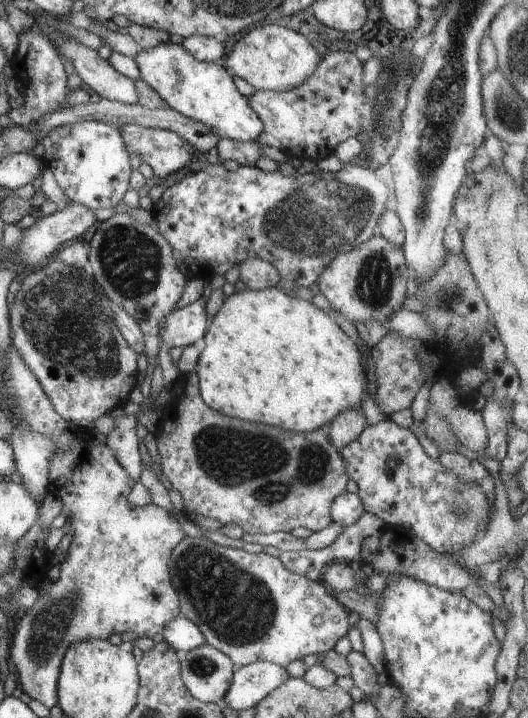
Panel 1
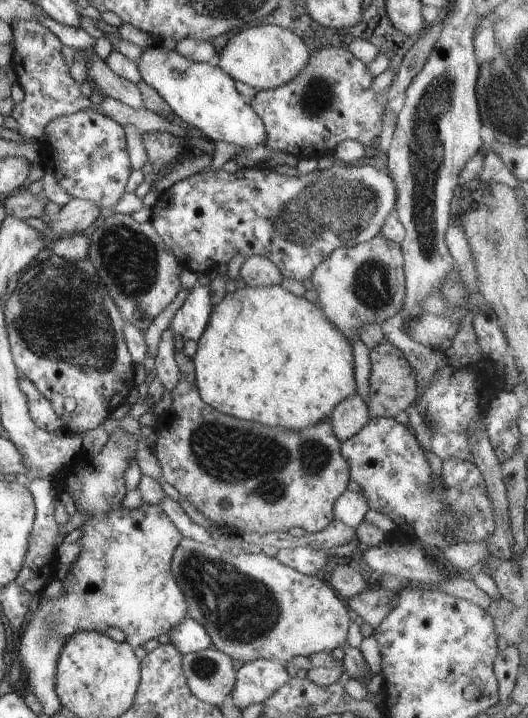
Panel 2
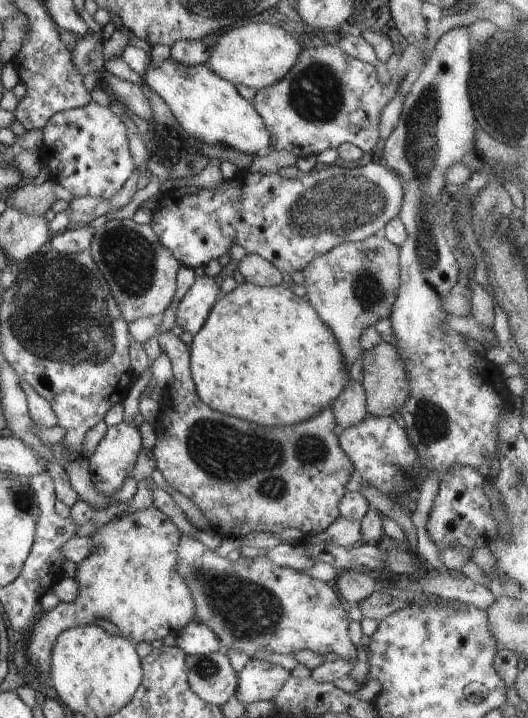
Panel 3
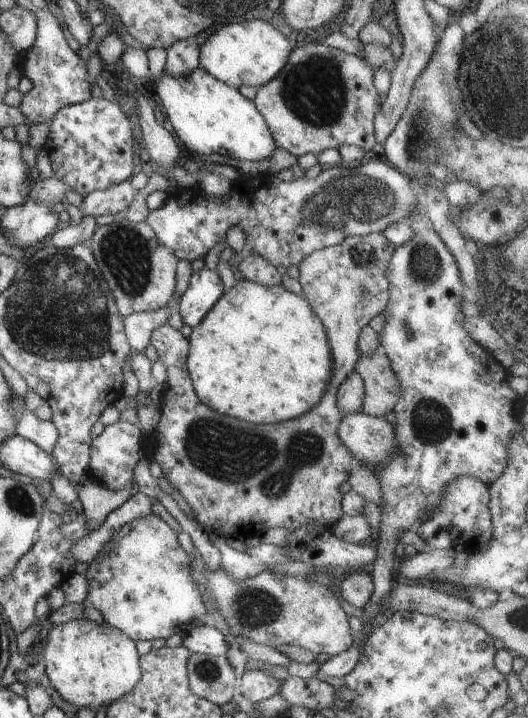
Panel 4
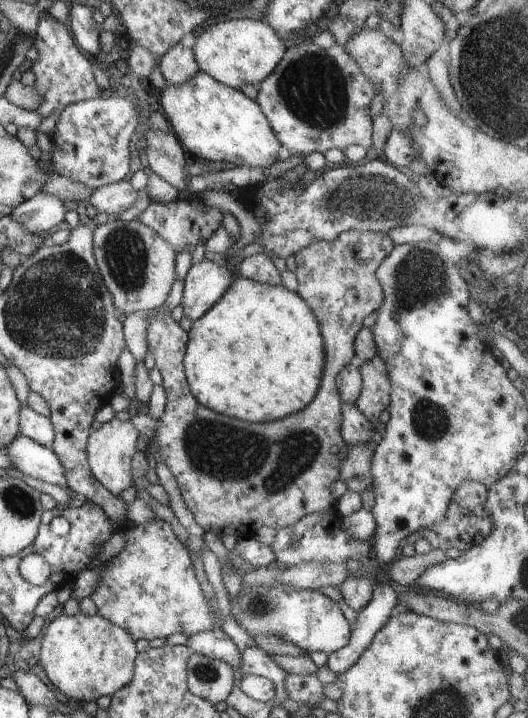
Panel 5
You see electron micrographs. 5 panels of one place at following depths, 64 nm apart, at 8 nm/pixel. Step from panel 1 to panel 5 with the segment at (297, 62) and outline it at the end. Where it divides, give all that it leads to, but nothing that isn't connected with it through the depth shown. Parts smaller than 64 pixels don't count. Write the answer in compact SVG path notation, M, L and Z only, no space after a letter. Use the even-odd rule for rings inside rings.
M226 18L206 26L196 36L194 56L200 71L226 86L241 90L243 86L266 80L286 54L286 49L282 37L269 24L254 19Z

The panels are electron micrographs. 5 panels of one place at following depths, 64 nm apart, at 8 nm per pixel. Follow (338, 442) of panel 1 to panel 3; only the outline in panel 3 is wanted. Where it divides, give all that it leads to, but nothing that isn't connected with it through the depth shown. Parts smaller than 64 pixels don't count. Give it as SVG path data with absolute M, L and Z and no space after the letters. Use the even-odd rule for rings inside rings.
M350 379L342 394L336 398L332 407L338 432L344 432L344 428L350 428L367 417L367 402L365 388L360 382Z

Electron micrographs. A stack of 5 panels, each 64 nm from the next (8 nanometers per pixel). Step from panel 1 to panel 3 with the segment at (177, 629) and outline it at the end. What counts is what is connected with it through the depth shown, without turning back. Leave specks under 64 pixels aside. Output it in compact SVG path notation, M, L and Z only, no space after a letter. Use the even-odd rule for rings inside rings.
M196 620L180 628L175 637L176 647L187 655L204 655L222 650L222 644L212 629Z

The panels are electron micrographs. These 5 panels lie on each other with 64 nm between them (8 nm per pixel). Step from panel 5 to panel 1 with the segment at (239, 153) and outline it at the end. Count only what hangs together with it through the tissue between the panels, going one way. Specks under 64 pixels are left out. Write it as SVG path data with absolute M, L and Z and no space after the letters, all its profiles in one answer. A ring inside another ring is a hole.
M173 42L149 49L140 48L134 60L141 74L140 79L156 90L165 104L196 122L206 124L220 139L257 142L256 138L262 134L262 121L252 110L247 97L238 92L224 64L200 62L182 44Z

